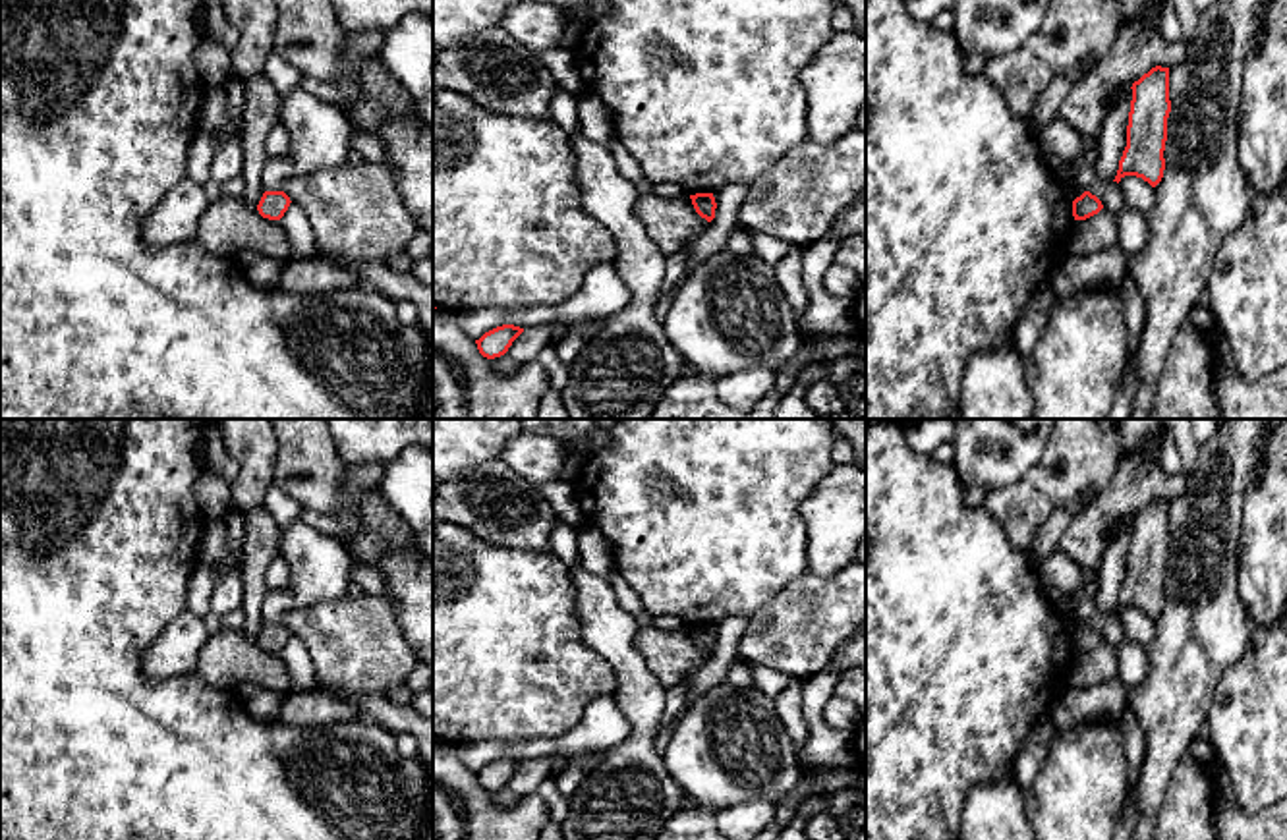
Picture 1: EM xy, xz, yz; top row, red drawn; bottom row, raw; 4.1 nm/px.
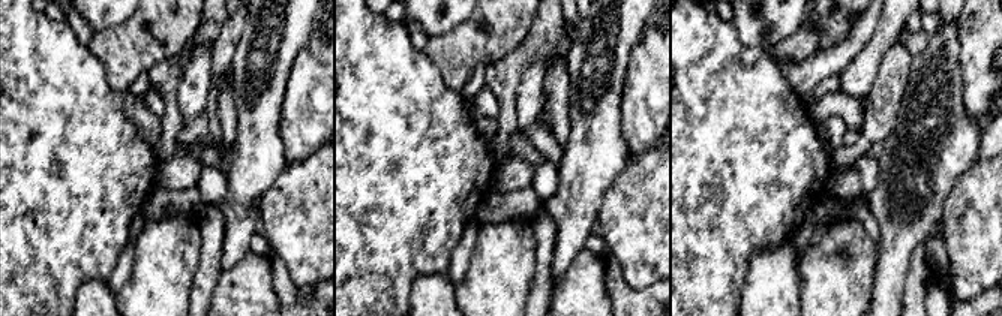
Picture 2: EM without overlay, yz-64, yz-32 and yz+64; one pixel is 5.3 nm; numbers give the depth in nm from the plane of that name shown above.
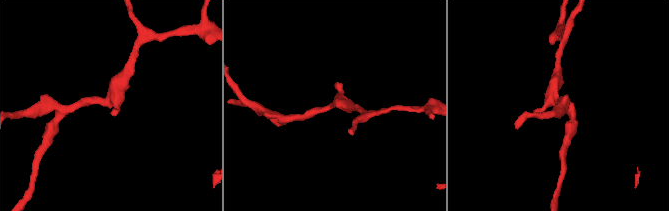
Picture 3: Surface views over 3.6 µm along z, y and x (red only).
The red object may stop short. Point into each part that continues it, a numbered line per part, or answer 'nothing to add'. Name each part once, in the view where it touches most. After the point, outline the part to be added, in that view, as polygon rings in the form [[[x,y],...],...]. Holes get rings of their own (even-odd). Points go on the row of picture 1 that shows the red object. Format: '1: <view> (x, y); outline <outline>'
nothing to add

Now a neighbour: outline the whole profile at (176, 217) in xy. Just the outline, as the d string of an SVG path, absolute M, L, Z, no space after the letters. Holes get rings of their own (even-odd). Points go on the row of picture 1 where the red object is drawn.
M189 176L178 182L149 214L143 239L149 247L166 247L191 241L211 199L203 183Z

